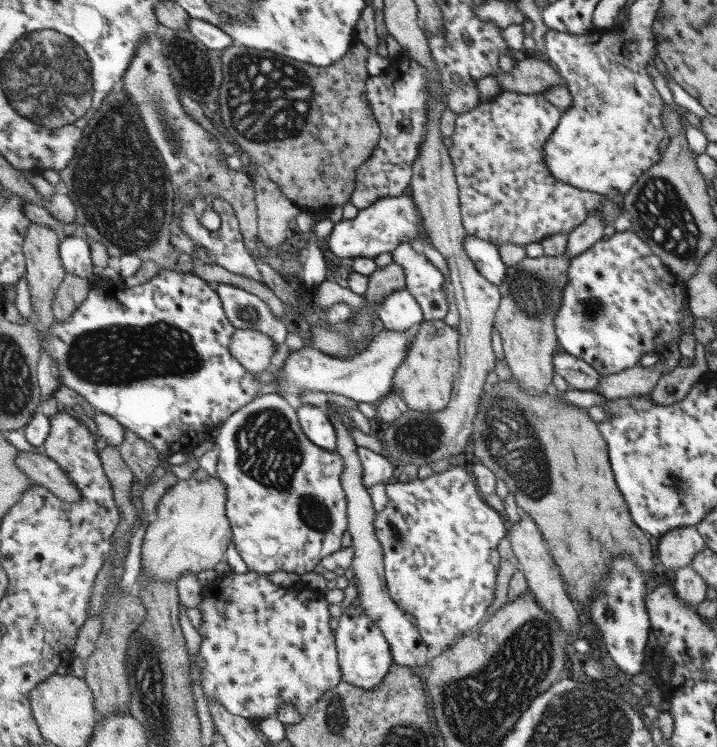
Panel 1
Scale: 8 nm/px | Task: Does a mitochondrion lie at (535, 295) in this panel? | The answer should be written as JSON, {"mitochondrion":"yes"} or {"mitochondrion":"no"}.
{"mitochondrion":"yes"}

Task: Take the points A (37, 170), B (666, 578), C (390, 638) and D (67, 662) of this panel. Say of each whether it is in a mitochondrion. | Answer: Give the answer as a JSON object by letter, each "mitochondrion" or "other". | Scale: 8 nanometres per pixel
{"A":"other","B":"other","C":"other","D":"other"}

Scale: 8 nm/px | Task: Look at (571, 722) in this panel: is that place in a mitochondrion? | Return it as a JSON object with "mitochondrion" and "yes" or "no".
{"mitochondrion":"yes"}

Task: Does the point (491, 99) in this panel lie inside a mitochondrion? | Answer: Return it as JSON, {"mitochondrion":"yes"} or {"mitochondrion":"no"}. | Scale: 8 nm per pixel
{"mitochondrion":"no"}

